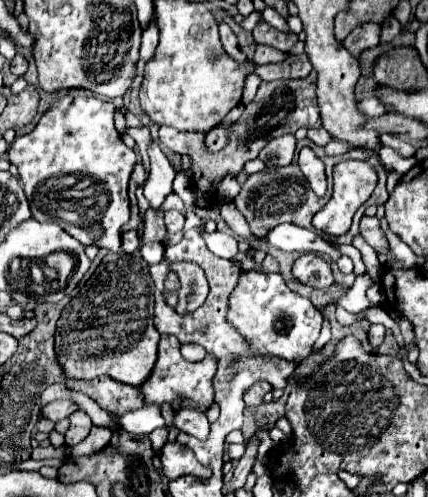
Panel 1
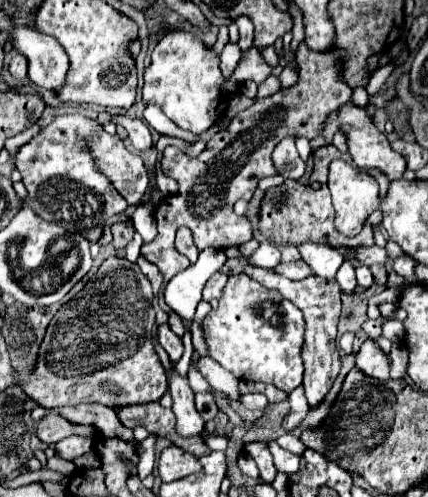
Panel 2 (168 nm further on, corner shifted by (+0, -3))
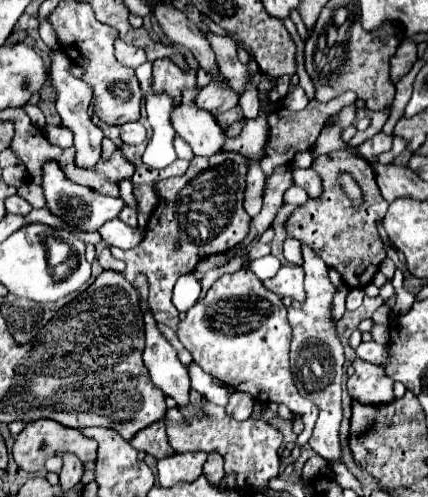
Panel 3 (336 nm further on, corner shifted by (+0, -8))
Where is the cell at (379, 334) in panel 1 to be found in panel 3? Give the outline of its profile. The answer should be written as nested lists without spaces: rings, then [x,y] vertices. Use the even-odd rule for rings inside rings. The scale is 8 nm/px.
[[[356,358],[352,362],[354,374],[348,378],[348,392],[352,398],[364,404],[384,404],[394,400],[392,386],[394,382],[390,376],[386,376],[382,366],[376,366],[372,362],[366,362],[362,358]]]

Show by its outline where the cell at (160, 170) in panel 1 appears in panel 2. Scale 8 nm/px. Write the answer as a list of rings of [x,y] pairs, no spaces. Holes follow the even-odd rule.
[[[118,117],[118,125],[122,125],[128,131],[128,137],[136,149],[148,149],[152,145],[152,135],[148,125],[142,119],[132,119],[132,117]]]

